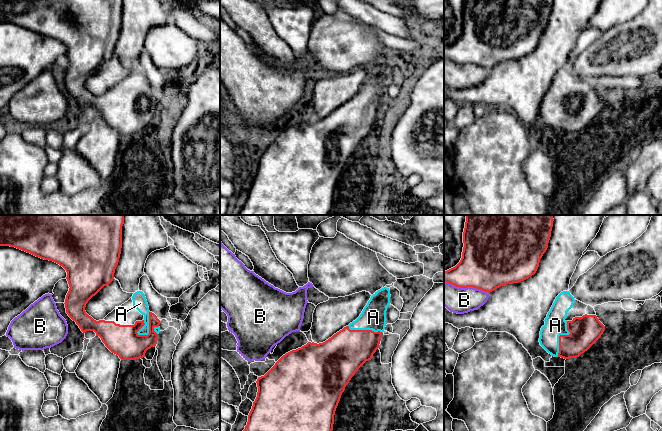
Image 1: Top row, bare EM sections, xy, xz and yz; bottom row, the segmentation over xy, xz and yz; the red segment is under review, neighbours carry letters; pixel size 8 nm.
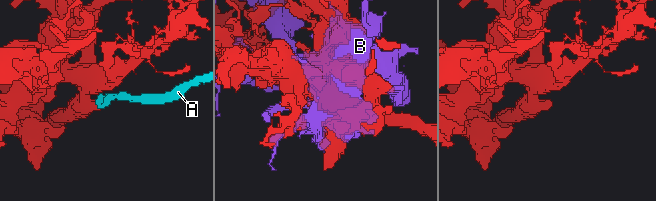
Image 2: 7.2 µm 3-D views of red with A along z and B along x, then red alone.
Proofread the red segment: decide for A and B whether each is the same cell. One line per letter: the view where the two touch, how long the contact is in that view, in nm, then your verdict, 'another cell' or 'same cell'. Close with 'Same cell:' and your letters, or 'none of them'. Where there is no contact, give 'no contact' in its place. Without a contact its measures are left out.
A: meets red in xy; contact 220 nm long; same cell
B: meets red in yz; contact 380 nm long; another cell
Same cell: A

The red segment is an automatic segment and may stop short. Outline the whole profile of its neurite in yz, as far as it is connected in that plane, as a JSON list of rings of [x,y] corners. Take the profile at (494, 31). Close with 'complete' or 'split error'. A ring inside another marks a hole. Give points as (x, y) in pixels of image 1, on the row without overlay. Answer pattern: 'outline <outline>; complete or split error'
outline [[[465,0],[460,38],[444,47],[444,59],[456,63],[473,63],[485,68],[534,51],[548,24],[553,0]]]; complete

